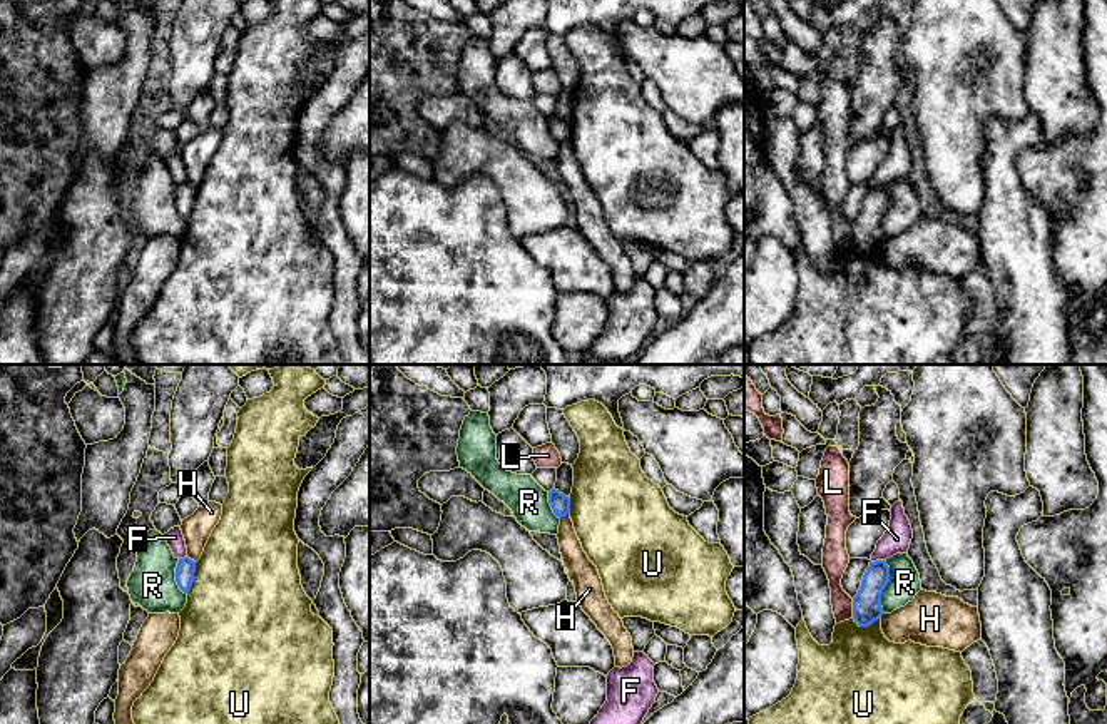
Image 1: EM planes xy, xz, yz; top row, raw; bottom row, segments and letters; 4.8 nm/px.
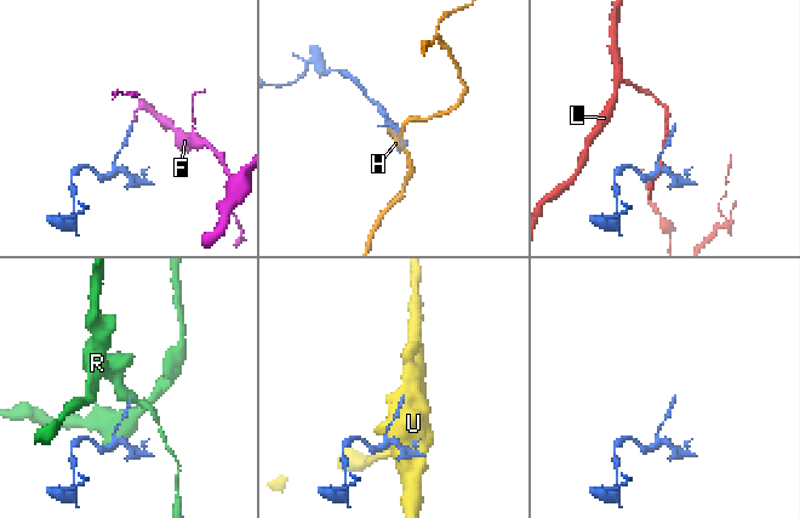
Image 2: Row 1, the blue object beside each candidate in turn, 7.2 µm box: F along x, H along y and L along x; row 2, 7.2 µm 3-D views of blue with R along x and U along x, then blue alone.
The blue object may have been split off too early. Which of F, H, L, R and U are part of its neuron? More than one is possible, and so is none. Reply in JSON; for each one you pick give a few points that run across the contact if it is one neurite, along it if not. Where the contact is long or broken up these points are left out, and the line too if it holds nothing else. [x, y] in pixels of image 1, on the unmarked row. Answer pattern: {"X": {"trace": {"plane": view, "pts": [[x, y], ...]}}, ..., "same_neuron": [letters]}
{"same_neuron": []}

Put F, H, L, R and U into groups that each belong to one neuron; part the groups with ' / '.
F / H / L / R / U

